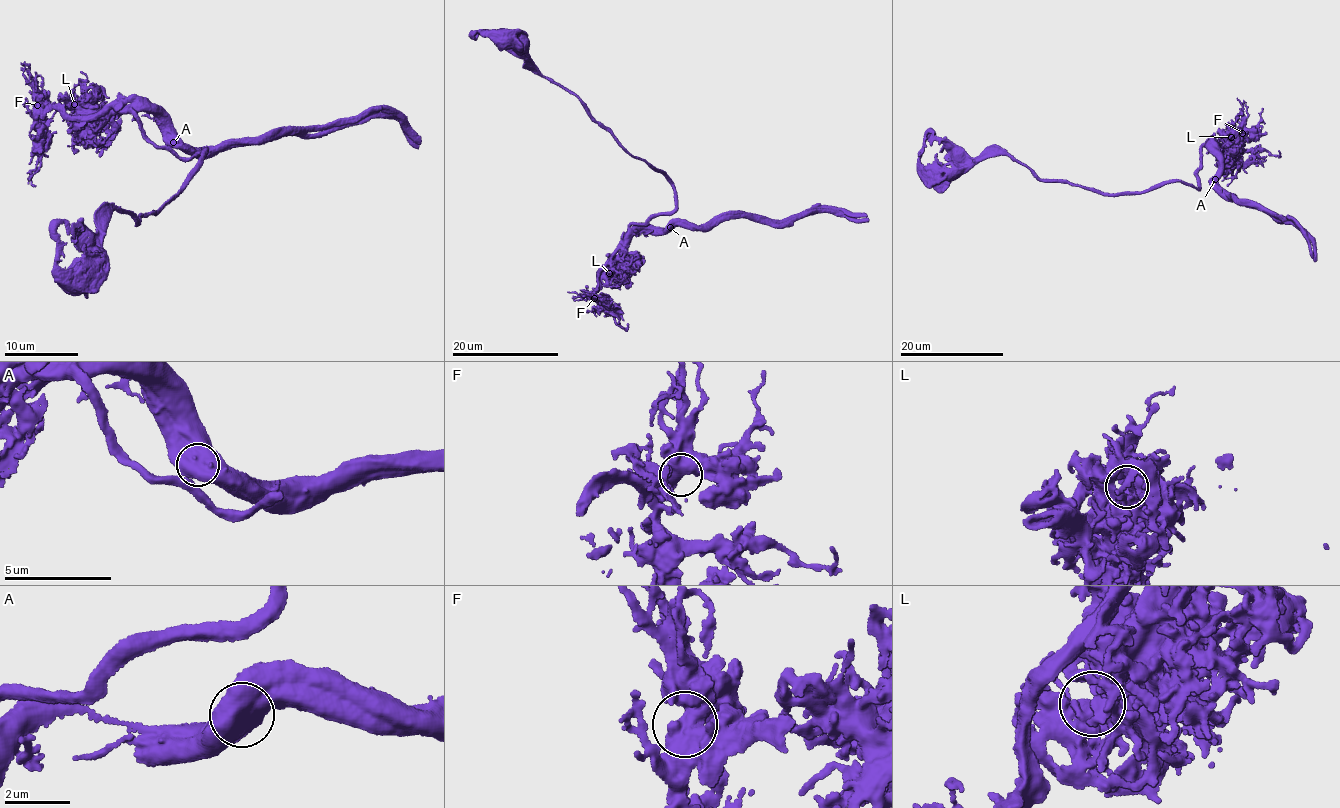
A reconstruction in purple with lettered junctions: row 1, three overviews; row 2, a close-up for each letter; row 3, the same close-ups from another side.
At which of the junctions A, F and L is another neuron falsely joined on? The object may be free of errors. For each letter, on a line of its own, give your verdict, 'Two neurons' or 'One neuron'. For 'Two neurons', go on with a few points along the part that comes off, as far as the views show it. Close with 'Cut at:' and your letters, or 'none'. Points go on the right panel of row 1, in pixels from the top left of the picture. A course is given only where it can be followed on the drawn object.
A: Two neurons. Course of the part to remove: (1216, 179), (1212, 185), (1226, 196), (1300, 227), (1310, 237), (1314, 261)
F: One neuron
L: One neuron
Cut at: A

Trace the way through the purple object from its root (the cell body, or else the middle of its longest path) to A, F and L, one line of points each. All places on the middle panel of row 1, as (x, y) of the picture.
A: (503, 36), (579, 99), (629, 154), (672, 184), (673, 210), (630, 226), (671, 227)
F: (503, 36), (579, 99), (629, 154), (672, 184), (675, 207), (630, 226), (600, 273), (594, 298)
L: (503, 36), (579, 99), (629, 154), (672, 184), (675, 207), (630, 226), (609, 273)

